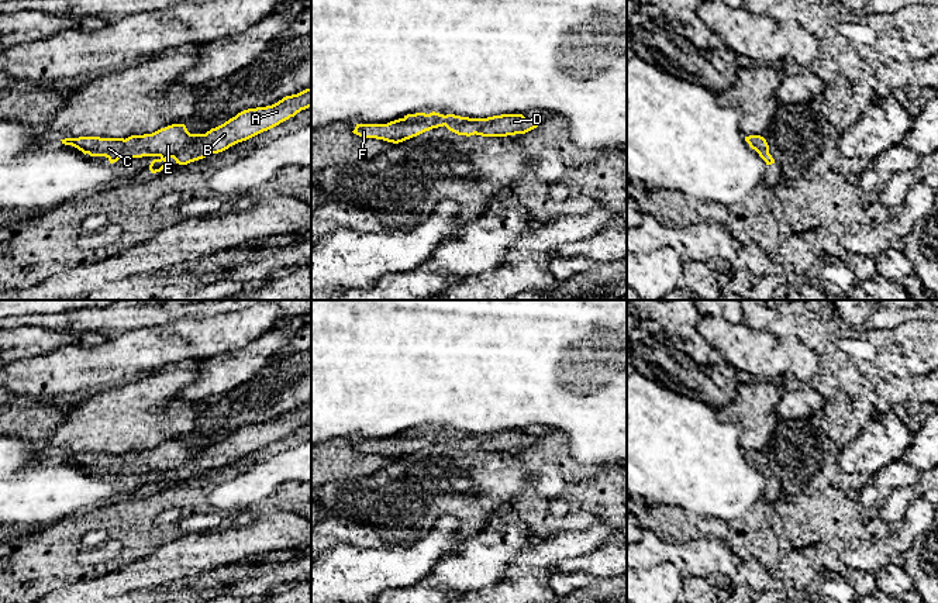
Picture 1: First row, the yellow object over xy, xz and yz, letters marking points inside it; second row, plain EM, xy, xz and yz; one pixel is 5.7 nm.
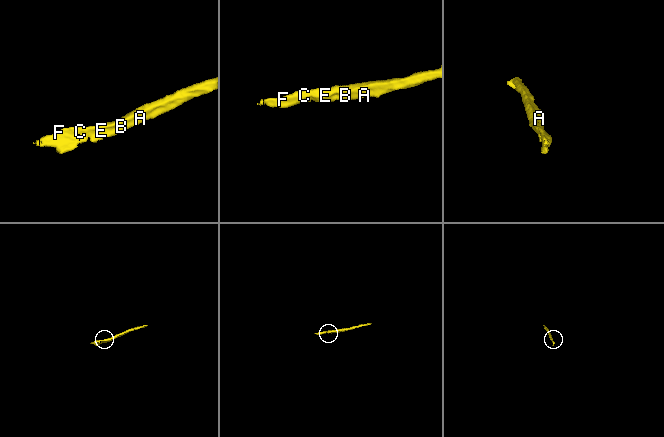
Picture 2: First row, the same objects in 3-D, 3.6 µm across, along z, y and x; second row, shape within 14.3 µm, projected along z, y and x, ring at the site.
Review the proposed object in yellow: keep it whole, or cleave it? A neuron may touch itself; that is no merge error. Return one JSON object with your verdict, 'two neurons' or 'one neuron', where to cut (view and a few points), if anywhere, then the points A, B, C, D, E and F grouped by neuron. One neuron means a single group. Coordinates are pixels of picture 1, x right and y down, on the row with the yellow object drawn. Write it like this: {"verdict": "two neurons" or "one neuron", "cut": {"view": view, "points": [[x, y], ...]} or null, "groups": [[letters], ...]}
{"verdict": "one neuron", "cut": null, "groups": [["A", "B", "C", "D", "E", "F"]]}

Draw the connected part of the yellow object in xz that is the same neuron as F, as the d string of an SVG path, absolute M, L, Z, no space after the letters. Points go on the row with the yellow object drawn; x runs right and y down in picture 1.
M415 113L387 124L356 124L354 134L362 138L376 138L399 144L425 131L446 127L458 135L507 137L525 134L538 127L538 120L523 114L501 114L487 118L469 118L455 114Z

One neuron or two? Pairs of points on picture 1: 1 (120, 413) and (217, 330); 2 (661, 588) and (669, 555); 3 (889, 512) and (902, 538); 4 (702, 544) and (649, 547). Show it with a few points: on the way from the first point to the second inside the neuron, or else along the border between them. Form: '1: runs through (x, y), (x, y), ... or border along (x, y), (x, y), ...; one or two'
1: border along (161, 371), (134, 379); two
2: border along (641, 568), (671, 562), (685, 576); two
3: border along (916, 498), (906, 514), (892, 526); two
4: runs through (689, 551), (662, 551); one

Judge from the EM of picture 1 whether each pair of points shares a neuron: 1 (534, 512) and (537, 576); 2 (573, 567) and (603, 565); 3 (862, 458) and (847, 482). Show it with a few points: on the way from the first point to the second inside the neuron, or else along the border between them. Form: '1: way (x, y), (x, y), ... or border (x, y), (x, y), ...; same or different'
1: way (551, 529), (561, 538), (561, 555), (554, 562); same
2: way (580, 565), (596, 565); same
3: border (840, 447), (840, 464), (847, 471), (871, 476); different

